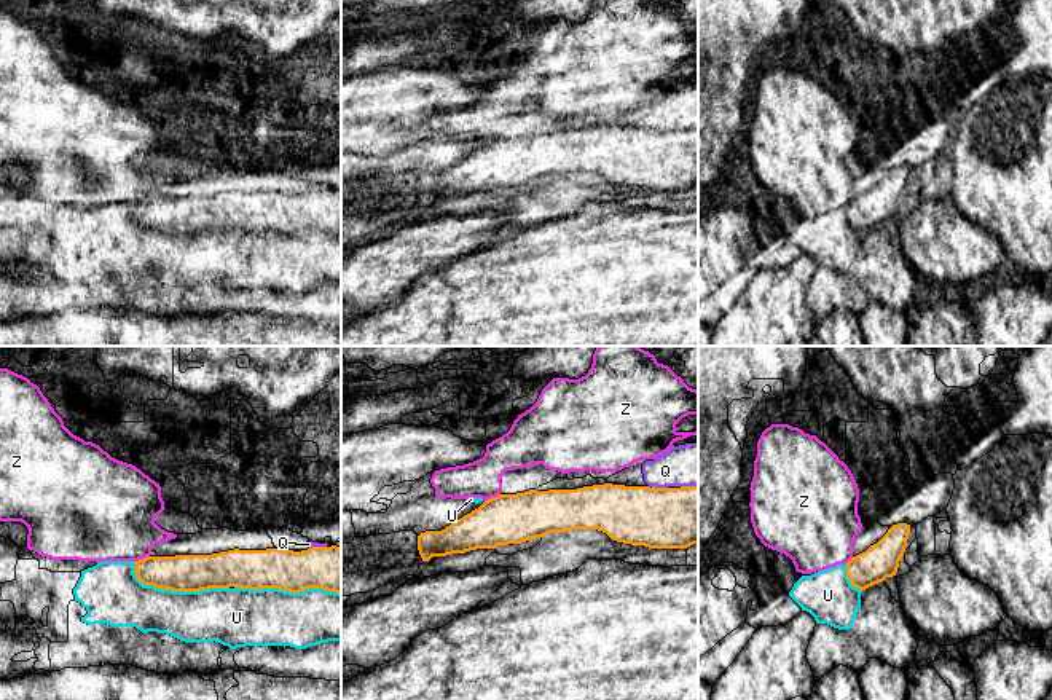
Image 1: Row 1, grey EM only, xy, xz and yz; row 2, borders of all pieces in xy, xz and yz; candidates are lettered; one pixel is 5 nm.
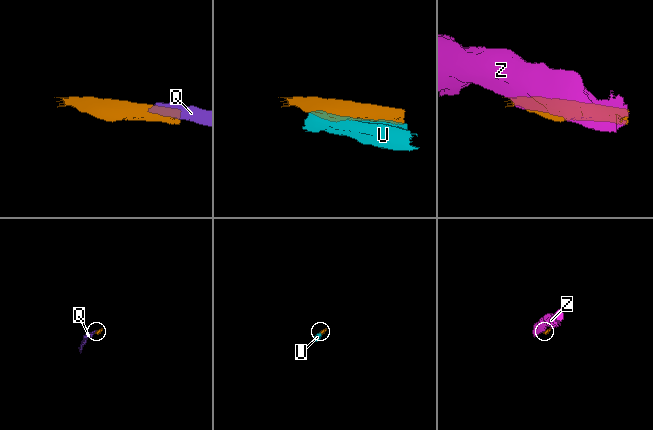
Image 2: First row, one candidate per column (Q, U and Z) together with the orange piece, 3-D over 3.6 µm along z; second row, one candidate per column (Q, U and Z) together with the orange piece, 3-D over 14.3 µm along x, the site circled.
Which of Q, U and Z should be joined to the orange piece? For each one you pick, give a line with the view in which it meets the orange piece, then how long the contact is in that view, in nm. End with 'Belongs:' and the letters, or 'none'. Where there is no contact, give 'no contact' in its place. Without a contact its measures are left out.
Belongs: none

